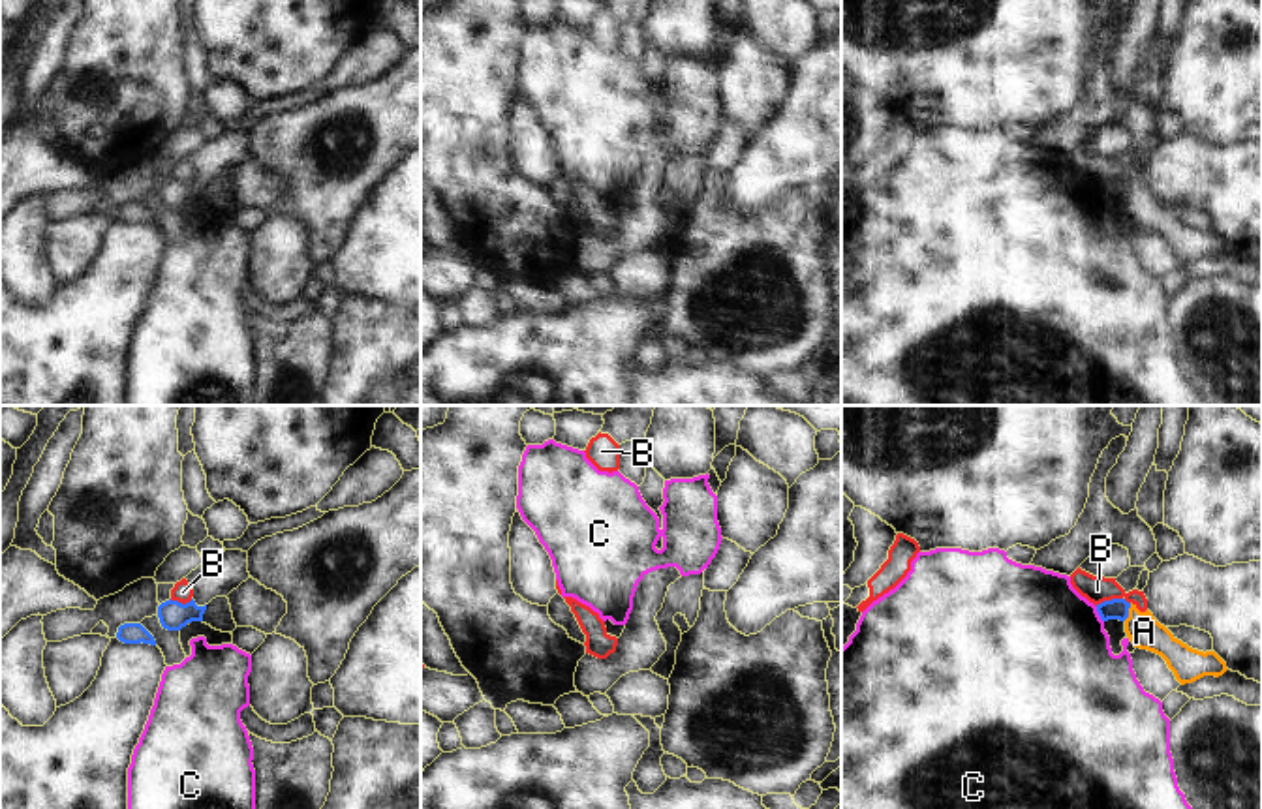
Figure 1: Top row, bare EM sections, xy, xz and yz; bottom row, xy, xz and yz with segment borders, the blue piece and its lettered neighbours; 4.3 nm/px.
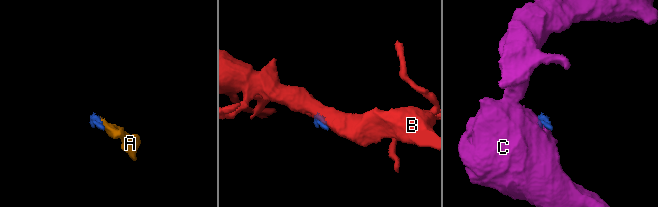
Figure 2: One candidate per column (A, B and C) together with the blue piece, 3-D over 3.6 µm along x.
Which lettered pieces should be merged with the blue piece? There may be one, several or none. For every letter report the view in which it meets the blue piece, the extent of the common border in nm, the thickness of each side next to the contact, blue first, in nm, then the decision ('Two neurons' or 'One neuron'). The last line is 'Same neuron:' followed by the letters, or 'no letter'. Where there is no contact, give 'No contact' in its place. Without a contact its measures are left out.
A: Touches blue in yz. Shared border 90 nm. Thickness 100 nm (blue) against 150 nm. Two neurons
B: Touches blue in yz. Shared border 150 nm. Thickness 100 nm (blue) against 120 nm. Two neurons
C: Touches blue in yz. Shared border 80 nm. Thickness 100 nm (blue) against 500 nm. Two neurons
Same neuron: no letter

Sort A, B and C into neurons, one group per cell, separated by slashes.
A B / C

